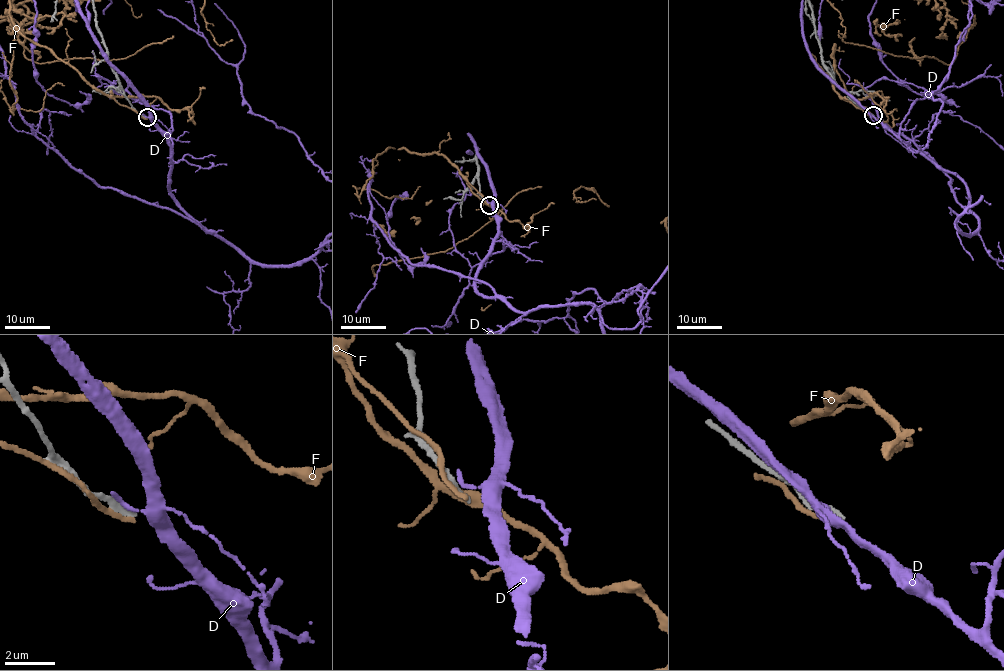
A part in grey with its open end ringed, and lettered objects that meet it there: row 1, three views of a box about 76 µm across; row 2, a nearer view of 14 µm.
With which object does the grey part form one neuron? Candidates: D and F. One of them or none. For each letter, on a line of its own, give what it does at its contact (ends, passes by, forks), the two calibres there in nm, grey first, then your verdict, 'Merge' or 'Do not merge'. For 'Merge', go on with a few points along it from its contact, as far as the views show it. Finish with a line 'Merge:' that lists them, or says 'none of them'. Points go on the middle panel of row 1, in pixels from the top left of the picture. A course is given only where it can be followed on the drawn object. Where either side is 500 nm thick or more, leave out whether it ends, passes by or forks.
D: It ends there. Thickness 300 nm (grey) against 180 nm. Do not merge
F: It passes by. Thickness 190 nm (grey) against 180 nm. Do not merge
Merge: none of them

